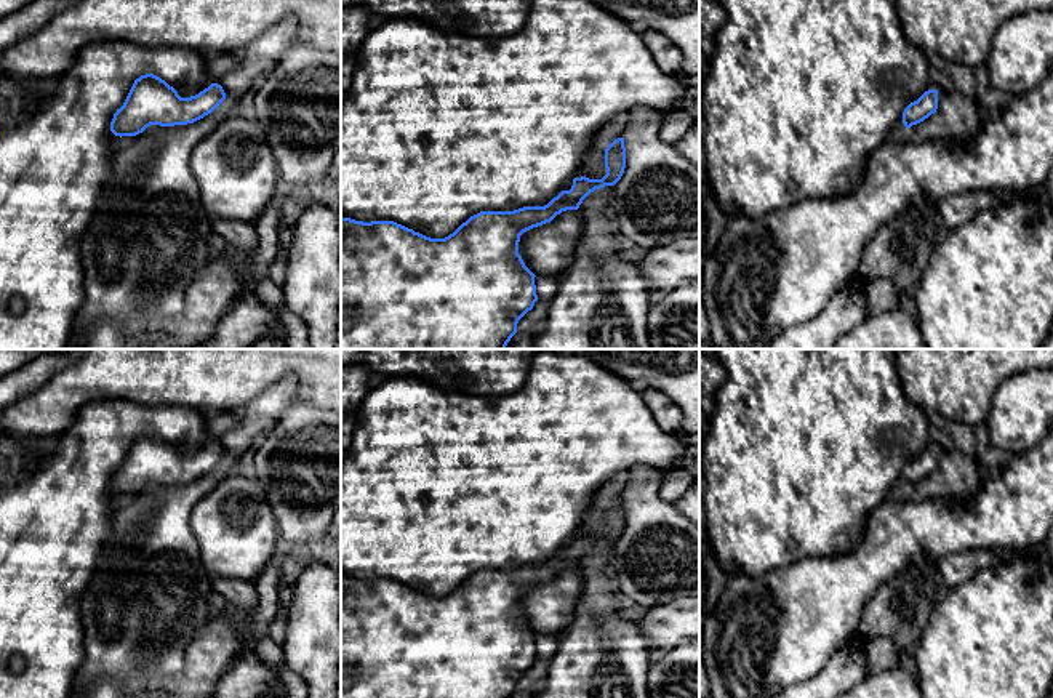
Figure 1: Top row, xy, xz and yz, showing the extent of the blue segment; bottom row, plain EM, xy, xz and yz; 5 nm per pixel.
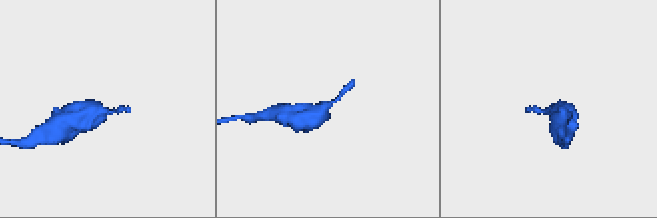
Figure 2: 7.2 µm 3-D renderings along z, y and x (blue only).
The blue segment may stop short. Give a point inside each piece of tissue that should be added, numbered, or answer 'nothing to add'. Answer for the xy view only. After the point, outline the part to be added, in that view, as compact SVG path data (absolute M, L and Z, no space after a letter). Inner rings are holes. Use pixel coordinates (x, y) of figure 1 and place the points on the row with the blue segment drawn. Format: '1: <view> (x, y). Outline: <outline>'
nothing to add

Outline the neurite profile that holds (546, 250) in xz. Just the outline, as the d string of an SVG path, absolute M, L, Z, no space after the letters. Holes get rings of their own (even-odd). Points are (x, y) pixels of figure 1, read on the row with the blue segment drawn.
M567 210L551 223L523 232L518 255L535 275L560 275L571 264L581 235L578 210Z

